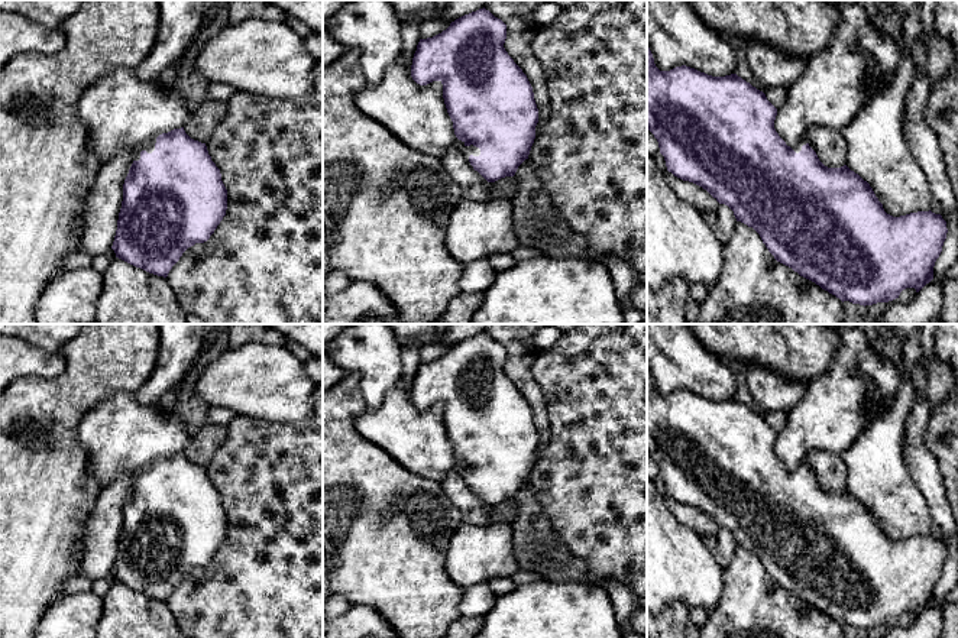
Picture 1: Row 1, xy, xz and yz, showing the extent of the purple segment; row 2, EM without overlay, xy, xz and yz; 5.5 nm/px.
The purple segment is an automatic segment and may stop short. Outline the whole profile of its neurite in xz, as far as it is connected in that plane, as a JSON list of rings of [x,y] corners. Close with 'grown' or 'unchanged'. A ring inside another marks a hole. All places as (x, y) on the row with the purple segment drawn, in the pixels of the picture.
[[[483,7],[456,19],[441,33],[420,39],[411,65],[417,84],[443,84],[454,135],[465,143],[462,153],[488,182],[515,175],[528,159],[538,123],[533,87],[505,51],[505,39],[506,25]]] | grown

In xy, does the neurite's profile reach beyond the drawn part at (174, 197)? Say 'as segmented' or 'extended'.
extended

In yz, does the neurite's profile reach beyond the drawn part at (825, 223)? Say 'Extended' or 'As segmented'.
Extended

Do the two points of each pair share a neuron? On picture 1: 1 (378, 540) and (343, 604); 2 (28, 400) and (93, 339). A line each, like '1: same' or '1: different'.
1: different
2: same

